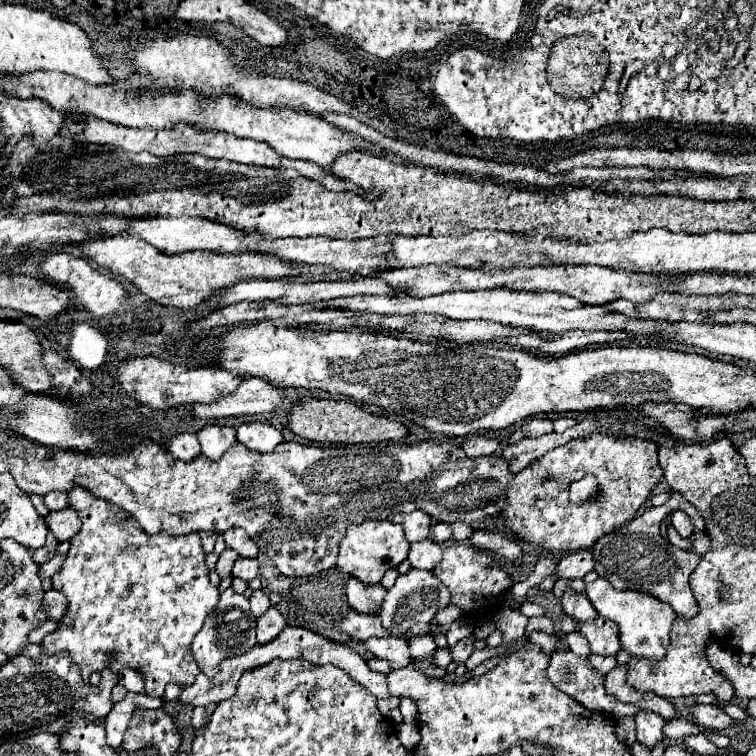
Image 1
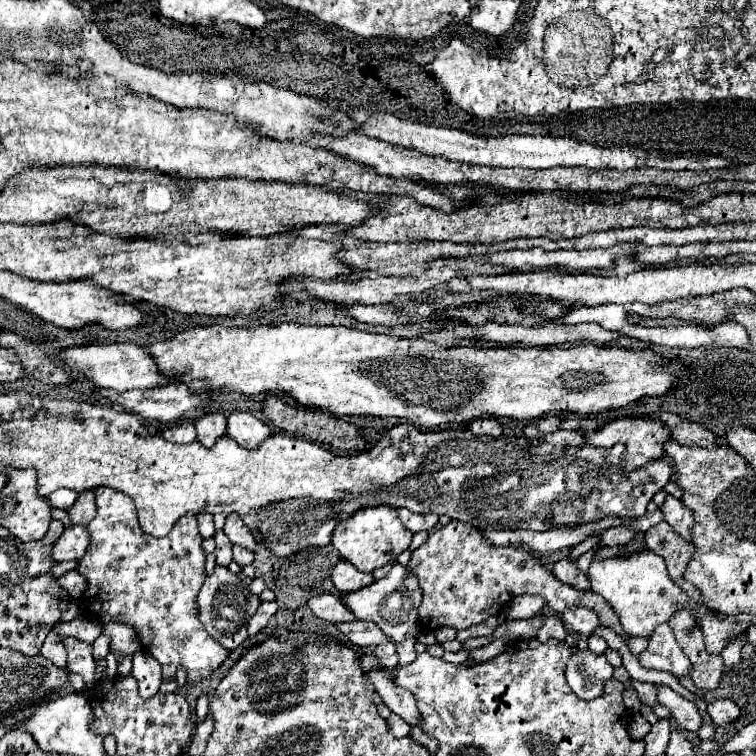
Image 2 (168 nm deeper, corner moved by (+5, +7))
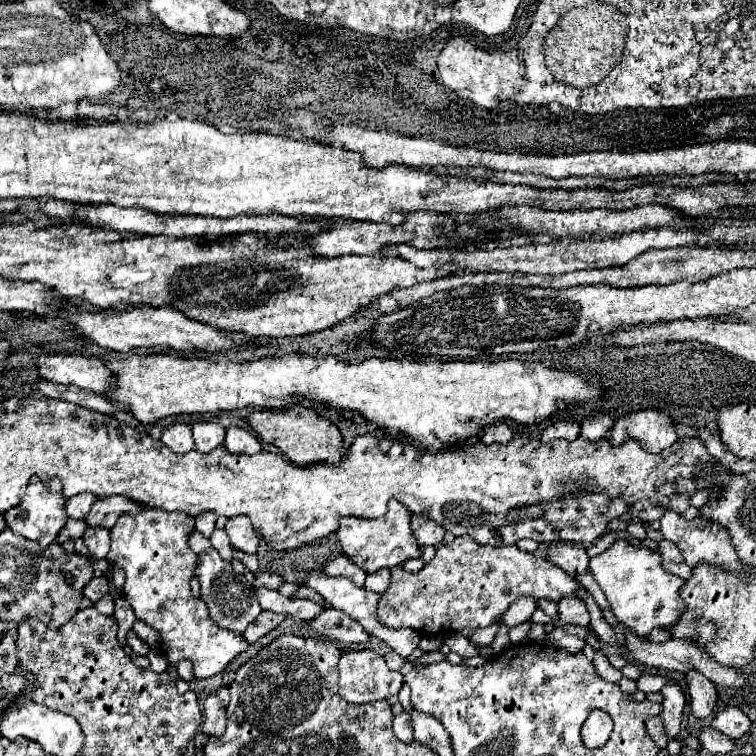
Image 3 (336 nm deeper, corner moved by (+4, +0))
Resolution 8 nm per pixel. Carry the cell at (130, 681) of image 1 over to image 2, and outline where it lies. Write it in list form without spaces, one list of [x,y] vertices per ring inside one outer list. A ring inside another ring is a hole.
[[[138,650],[134,654],[132,676],[138,680],[142,698],[154,696],[162,684],[162,668],[160,668],[158,660],[154,660],[154,656],[150,656],[144,650]]]

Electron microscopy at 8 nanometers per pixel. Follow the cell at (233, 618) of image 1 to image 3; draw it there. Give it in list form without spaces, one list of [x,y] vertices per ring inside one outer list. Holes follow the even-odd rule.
[[[215,549],[201,555],[201,561],[195,569],[195,575],[201,583],[201,599],[205,601],[207,609],[209,609],[211,621],[223,629],[229,629],[237,635],[243,635],[245,627],[261,613],[261,607],[259,607],[259,601],[255,599],[255,591],[253,591],[251,583],[243,575],[235,573],[231,563],[225,563]]]

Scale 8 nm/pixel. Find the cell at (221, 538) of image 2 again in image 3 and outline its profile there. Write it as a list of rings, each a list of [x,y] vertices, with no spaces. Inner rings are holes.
[[[215,529],[209,539],[211,539],[213,547],[219,551],[219,555],[221,555],[225,561],[231,561],[231,559],[233,559],[233,557],[231,557],[233,547],[231,547],[231,543],[229,543],[229,539],[227,539],[227,535],[225,535],[223,529]]]

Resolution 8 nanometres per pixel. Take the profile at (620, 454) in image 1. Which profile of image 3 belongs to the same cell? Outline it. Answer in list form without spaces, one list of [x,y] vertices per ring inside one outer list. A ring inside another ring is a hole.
[[[637,411],[617,419],[613,425],[609,443],[613,447],[621,445],[627,437],[641,439],[649,445],[651,453],[661,453],[665,447],[677,441],[673,421],[661,411]]]

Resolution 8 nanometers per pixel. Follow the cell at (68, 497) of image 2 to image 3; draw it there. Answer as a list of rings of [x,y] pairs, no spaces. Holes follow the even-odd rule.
[[[79,493],[79,495],[71,497],[71,499],[67,499],[67,507],[65,507],[67,517],[71,517],[71,519],[83,519],[89,513],[91,505],[95,503],[95,499],[97,497],[91,495],[91,493]]]

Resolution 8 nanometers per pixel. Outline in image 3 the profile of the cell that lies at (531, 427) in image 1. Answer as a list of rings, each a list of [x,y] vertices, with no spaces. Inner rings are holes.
[[[567,421],[567,423],[557,423],[557,425],[551,425],[549,429],[545,429],[543,441],[551,441],[555,437],[563,437],[567,441],[573,441],[579,437],[579,425]]]

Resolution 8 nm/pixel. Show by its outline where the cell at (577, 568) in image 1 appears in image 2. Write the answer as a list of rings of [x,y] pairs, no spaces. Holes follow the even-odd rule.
[[[624,526],[612,527],[601,534],[601,539],[597,546],[624,546],[632,541],[635,536],[636,532]]]

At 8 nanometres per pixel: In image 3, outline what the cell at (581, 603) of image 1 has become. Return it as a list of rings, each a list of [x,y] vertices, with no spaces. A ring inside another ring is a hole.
[[[555,545],[549,549],[547,559],[571,575],[581,575],[581,573],[587,573],[589,569],[589,555],[581,547]]]

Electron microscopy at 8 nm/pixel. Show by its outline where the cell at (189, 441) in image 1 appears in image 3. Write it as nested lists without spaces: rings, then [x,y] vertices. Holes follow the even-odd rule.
[[[171,425],[161,433],[161,441],[175,453],[185,455],[193,449],[193,435],[189,425]]]

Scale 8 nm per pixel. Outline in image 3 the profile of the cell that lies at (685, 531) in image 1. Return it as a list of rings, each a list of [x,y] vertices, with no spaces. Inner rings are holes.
[[[665,511],[665,515],[661,517],[661,533],[667,541],[673,541],[689,567],[695,567],[699,561],[707,561],[707,563],[713,563],[713,565],[721,565],[729,571],[737,571],[739,569],[739,561],[737,561],[737,553],[729,541],[729,533],[727,529],[723,529],[721,525],[713,523],[709,525],[707,521],[703,519],[693,519],[693,521],[685,521],[679,513],[675,511]]]

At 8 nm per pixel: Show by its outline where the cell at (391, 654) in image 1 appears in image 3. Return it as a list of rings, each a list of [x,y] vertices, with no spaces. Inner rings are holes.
[[[325,609],[317,619],[309,621],[309,625],[317,633],[325,635],[327,639],[341,641],[345,645],[355,645],[355,643],[361,645],[369,641],[367,631],[357,621],[353,621],[349,615],[337,609]]]

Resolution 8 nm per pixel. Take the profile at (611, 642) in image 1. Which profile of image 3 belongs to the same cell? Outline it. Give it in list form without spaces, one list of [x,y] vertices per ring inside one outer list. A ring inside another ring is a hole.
[[[565,597],[557,603],[559,617],[571,625],[589,625],[589,611],[581,599]]]

